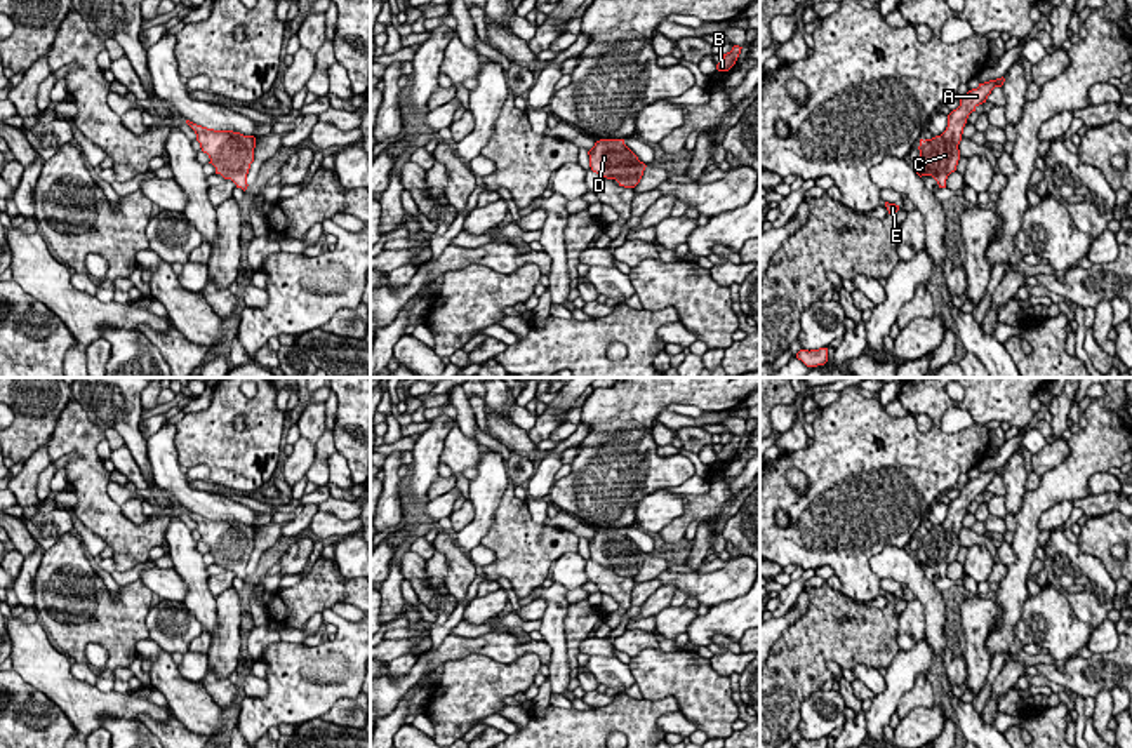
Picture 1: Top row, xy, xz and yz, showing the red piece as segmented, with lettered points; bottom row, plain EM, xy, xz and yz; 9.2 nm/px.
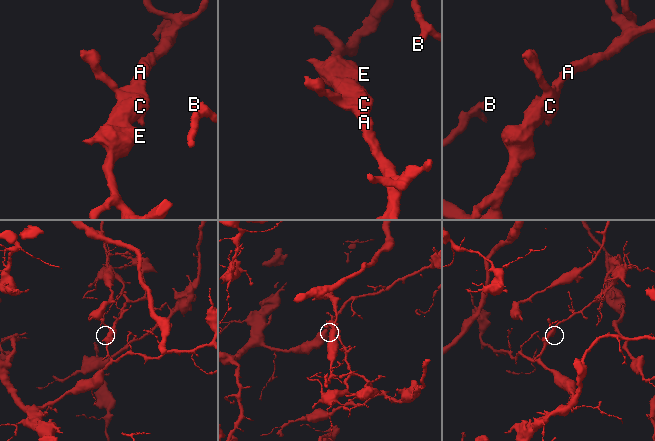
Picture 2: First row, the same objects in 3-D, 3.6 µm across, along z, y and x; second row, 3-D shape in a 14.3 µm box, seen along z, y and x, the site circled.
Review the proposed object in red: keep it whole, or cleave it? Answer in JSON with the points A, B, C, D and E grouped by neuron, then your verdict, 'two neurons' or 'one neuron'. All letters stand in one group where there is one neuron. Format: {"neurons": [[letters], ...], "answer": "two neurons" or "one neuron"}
{"neurons": [["A", "B", "C", "D", "E"]], "answer": "one neuron"}

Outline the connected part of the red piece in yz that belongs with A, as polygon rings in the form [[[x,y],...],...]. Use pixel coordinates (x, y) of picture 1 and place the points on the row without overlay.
[[[1005,468],[979,473],[960,487],[960,496],[948,504],[948,517],[941,525],[920,529],[920,546],[915,550],[915,560],[922,565],[932,565],[939,578],[946,578],[946,569],[956,560],[960,550],[958,534],[962,531],[967,508],[976,498],[986,492],[995,477],[1002,477]]]

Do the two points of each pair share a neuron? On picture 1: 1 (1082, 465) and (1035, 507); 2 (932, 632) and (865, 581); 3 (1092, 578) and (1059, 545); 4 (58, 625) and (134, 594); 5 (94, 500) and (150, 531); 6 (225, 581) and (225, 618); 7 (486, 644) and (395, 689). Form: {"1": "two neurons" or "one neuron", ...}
{"1": "one neuron", "2": "two neurons", "3": "one neuron", "4": "one neuron", "5": "one neuron", "6": "two neurons", "7": "one neuron"}

